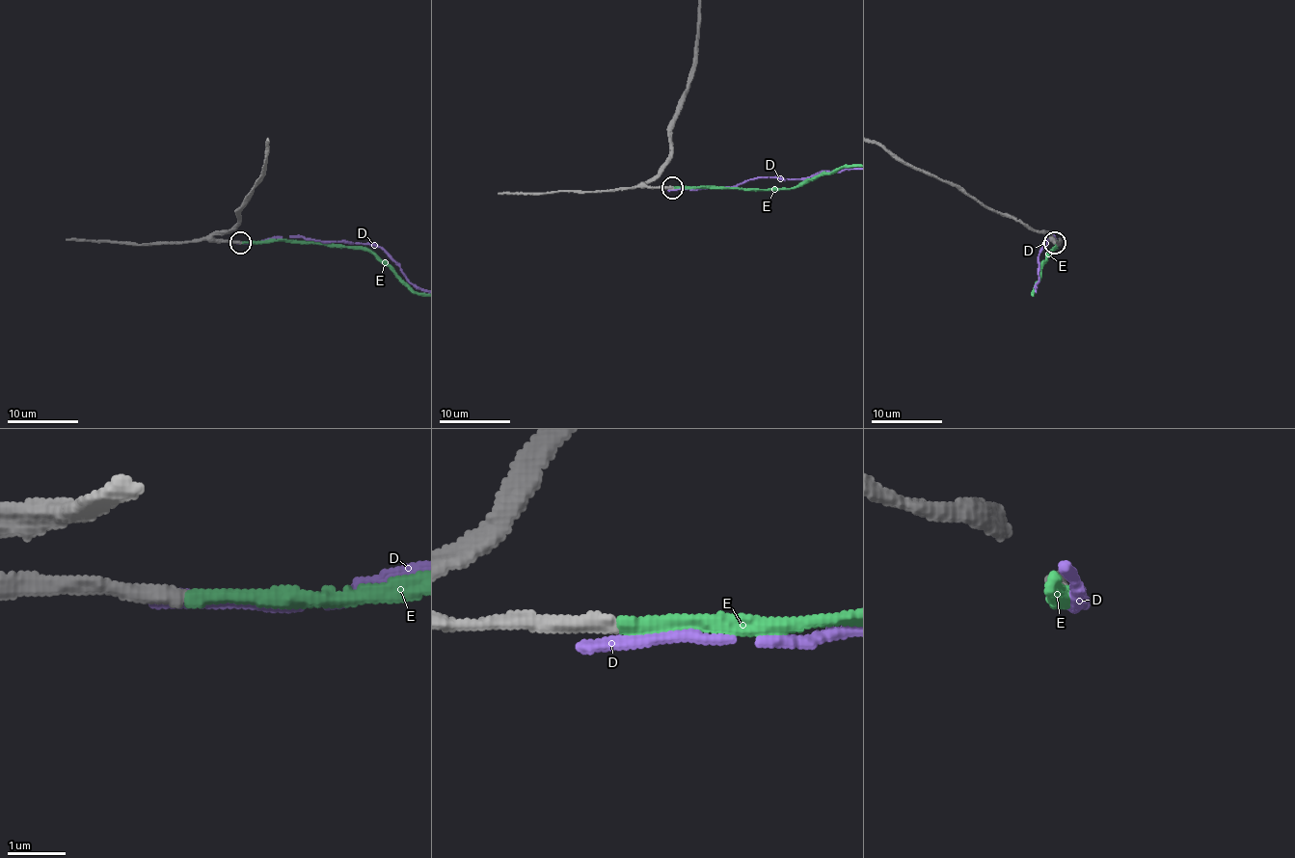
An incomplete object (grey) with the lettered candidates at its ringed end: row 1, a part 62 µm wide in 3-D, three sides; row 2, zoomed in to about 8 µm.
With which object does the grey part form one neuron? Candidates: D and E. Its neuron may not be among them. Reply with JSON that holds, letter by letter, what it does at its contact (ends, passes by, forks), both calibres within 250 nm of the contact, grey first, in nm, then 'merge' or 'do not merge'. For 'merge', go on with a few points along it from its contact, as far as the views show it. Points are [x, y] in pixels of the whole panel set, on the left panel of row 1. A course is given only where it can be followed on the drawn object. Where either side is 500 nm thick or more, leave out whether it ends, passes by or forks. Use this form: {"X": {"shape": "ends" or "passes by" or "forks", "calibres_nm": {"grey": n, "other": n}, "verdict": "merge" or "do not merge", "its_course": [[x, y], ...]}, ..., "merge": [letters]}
{"D": {"shape": "ends", "calibres_nm": {"grey": 320, "other": 260}, "verdict": "do not merge"}, "E": {"shape": "ends", "calibres_nm": {"grey": 300, "other": 280}, "verdict": "merge"}, "merge": ["E"]}

